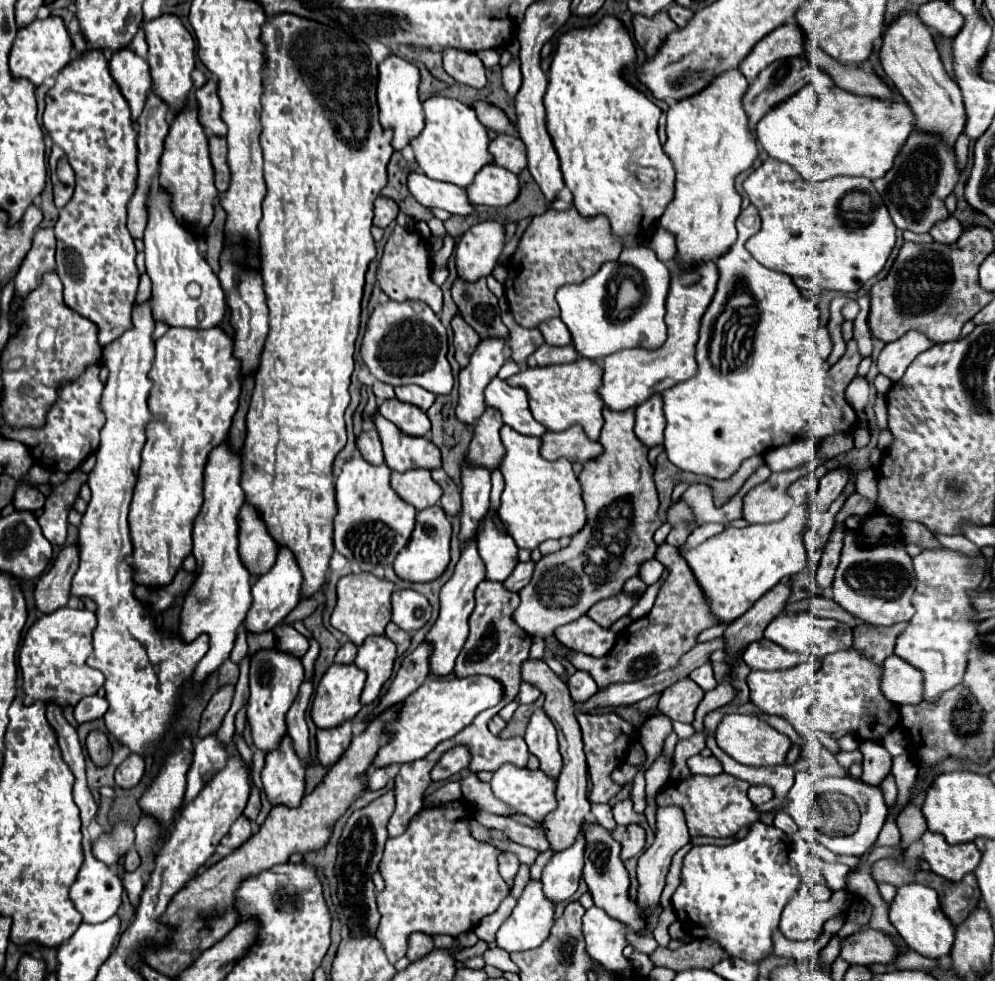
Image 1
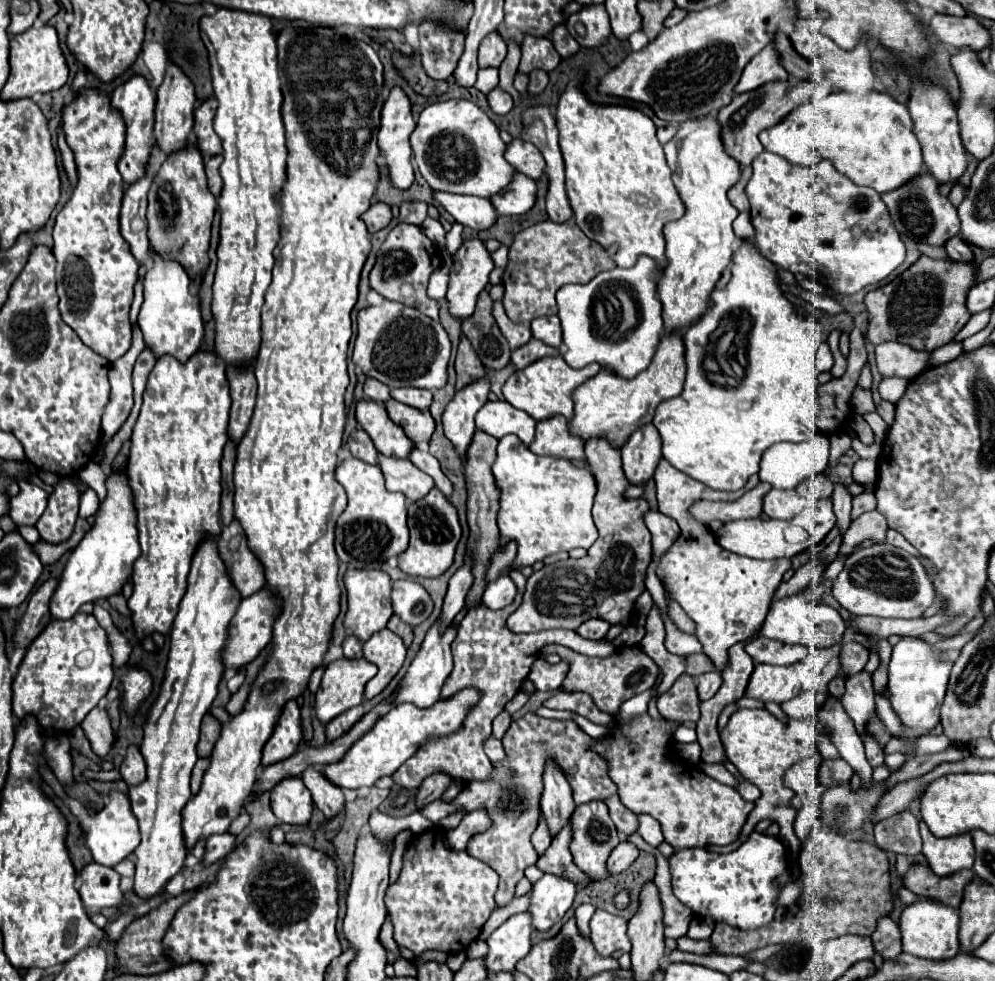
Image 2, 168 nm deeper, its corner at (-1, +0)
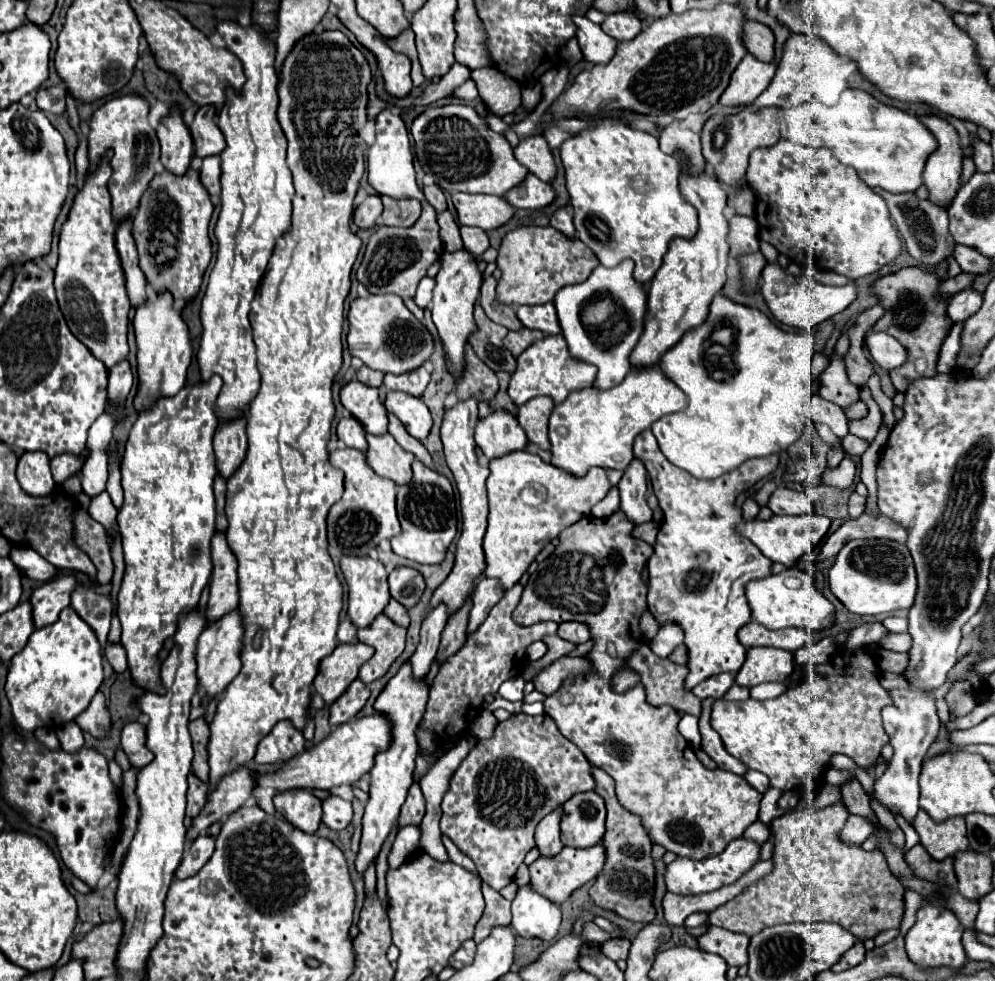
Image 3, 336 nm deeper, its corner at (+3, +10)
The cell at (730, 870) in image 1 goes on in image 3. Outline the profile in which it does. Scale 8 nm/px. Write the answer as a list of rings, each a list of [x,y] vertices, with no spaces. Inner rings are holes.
[[[738,838],[738,840],[732,840],[726,846],[724,852],[720,852],[718,856],[712,856],[712,858],[704,858],[704,860],[676,858],[666,868],[668,892],[674,892],[674,894],[704,894],[704,892],[712,892],[712,890],[718,890],[722,886],[734,884],[744,872],[748,872],[756,864],[758,852],[760,852],[760,846],[756,842]]]

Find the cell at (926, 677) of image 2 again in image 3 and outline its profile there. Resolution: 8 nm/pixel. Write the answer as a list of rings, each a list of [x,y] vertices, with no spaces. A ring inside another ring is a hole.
[[[910,684],[908,690],[892,690],[892,700],[894,700],[894,704],[890,704],[882,710],[882,718],[884,718],[884,728],[890,736],[890,746],[894,748],[894,754],[888,762],[886,772],[874,780],[872,796],[884,808],[888,808],[890,814],[900,814],[908,824],[912,824],[920,810],[918,808],[918,796],[920,796],[918,776],[920,776],[922,760],[924,760],[930,744],[936,740],[940,720],[936,714],[936,704],[934,704],[932,692],[918,690]]]

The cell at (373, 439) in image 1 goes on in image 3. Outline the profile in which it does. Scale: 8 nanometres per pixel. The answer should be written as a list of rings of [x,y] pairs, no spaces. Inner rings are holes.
[[[352,416],[350,418],[342,418],[338,422],[336,434],[348,448],[356,448],[360,452],[366,452],[366,448],[368,448],[368,444],[366,444],[366,430],[364,430],[364,426],[356,418],[352,418]]]

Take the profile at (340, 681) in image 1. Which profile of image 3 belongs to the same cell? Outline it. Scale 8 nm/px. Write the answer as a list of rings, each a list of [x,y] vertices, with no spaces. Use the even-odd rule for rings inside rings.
[[[362,642],[338,644],[334,652],[320,662],[318,674],[314,678],[314,690],[330,706],[358,678],[360,666],[372,658],[372,654],[374,648]]]

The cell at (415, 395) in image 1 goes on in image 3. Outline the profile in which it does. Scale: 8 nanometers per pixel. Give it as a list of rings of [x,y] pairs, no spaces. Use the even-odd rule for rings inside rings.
[[[420,366],[412,372],[406,372],[406,374],[386,374],[384,378],[384,388],[386,390],[402,390],[402,392],[408,392],[412,396],[420,396],[424,392],[424,388],[428,386],[430,382],[430,372],[426,370],[426,366]]]

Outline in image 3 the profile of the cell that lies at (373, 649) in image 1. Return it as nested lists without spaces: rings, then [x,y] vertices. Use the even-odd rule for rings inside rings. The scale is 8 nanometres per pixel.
[[[380,614],[370,626],[358,628],[358,640],[376,650],[374,656],[362,664],[358,674],[364,684],[370,684],[382,678],[392,666],[392,662],[404,652],[406,628],[394,624],[392,620],[388,620],[388,616]]]

